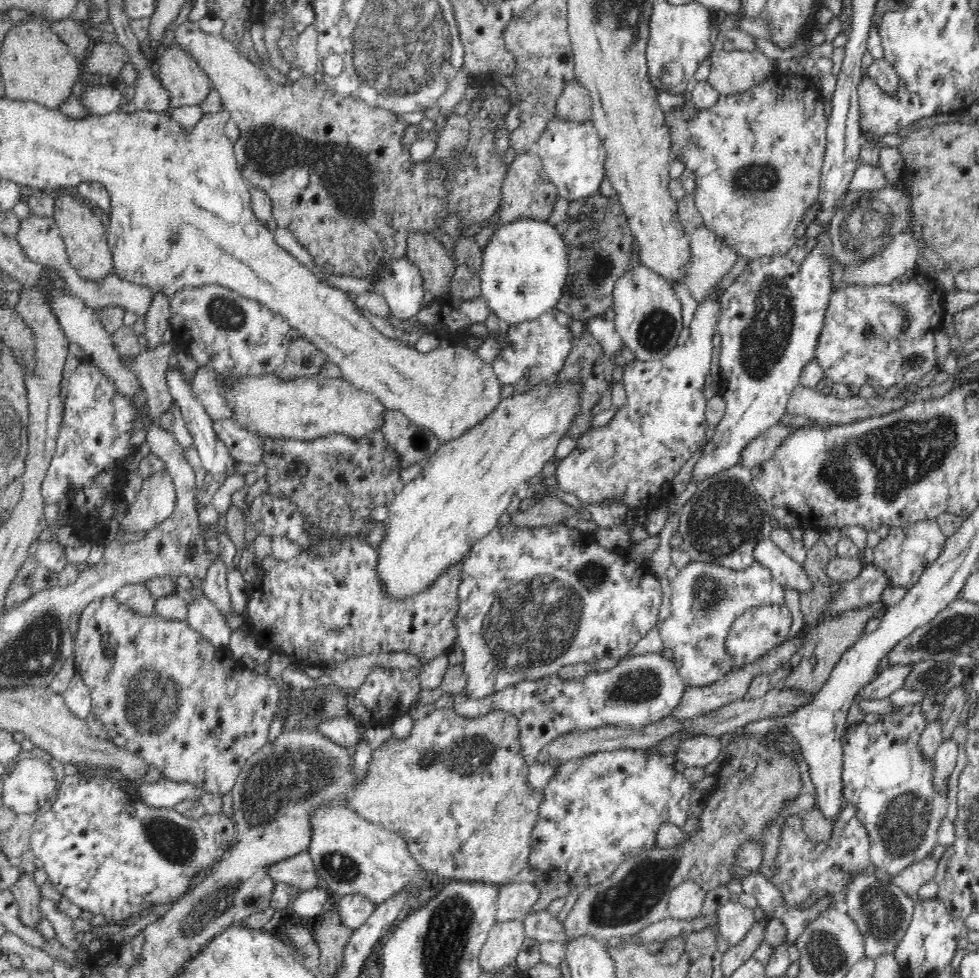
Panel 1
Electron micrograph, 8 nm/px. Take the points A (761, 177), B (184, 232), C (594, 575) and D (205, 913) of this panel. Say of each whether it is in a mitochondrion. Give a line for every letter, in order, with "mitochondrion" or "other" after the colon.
A: mitochondrion
B: mitochondrion
C: mitochondrion
D: mitochondrion

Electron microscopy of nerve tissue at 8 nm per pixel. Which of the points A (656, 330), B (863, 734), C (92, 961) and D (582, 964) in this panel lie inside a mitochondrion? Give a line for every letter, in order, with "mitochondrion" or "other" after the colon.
A: mitochondrion
B: other
C: other
D: other

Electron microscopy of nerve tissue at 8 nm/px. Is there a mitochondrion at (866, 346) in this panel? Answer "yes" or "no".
yes

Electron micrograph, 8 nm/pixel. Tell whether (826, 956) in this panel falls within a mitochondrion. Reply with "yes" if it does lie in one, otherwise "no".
yes

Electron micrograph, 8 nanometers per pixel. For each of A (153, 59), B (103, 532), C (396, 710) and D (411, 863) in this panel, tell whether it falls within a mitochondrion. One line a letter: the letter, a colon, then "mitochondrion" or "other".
A: other
B: other
C: other
D: other

